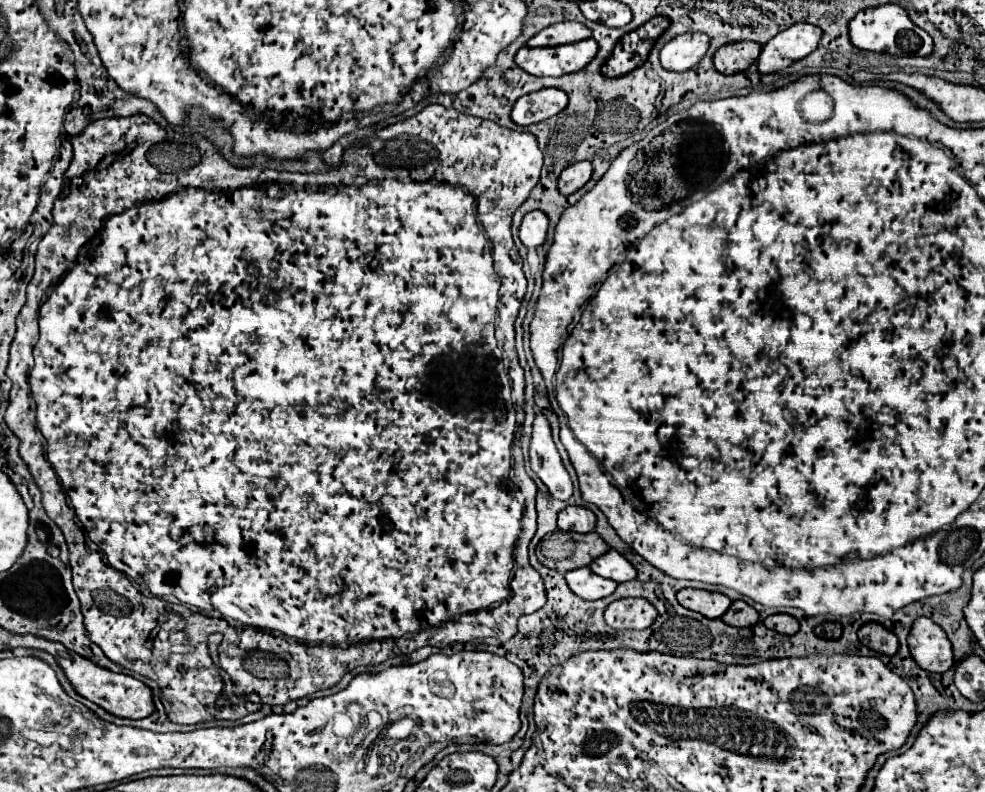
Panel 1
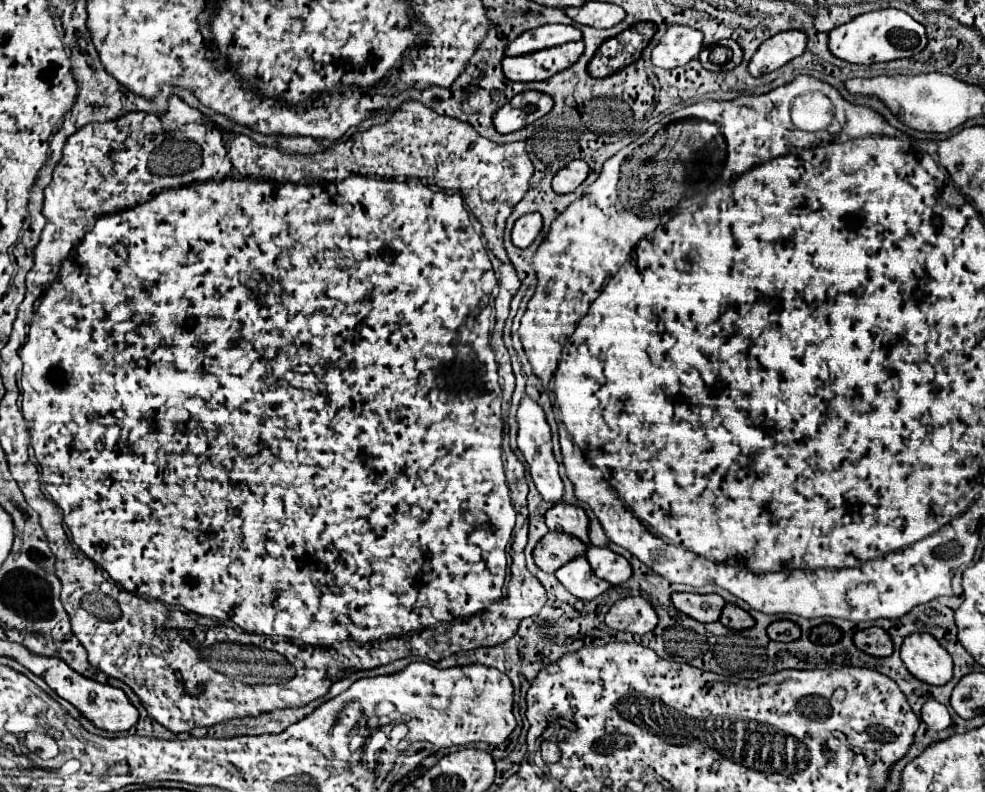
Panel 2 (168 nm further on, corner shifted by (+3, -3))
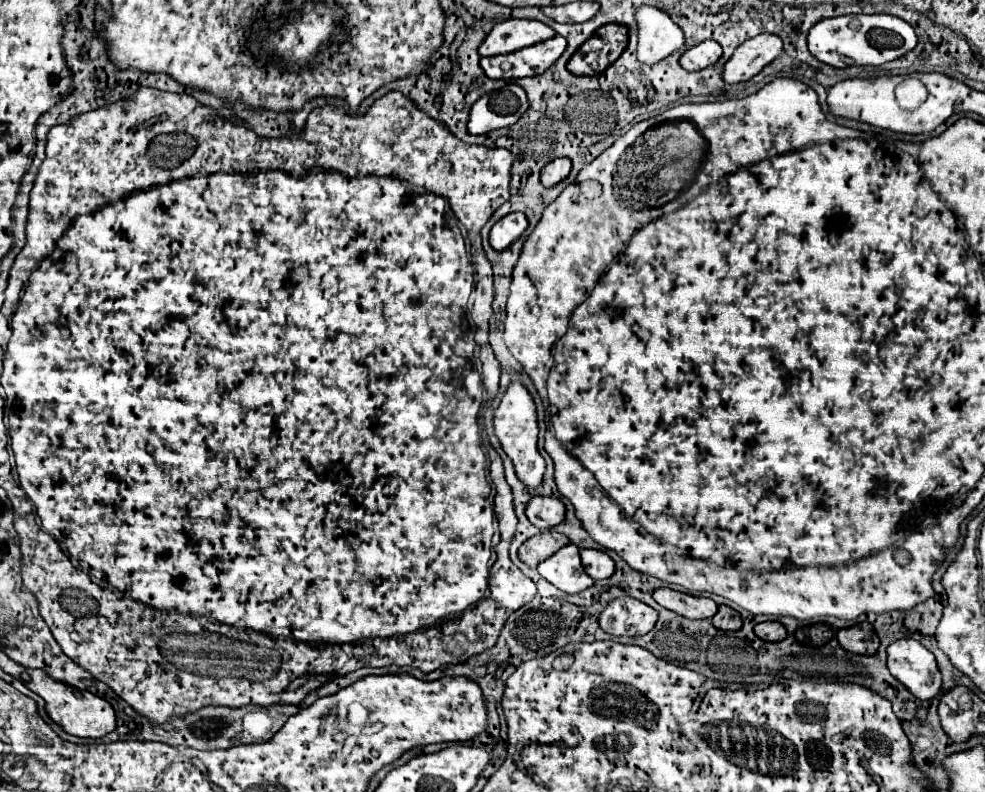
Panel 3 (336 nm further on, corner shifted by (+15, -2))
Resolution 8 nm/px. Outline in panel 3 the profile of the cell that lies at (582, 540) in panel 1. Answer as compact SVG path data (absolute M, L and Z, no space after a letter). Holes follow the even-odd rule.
M545 530L545 532L539 532L537 536L529 538L527 542L523 542L523 546L519 548L519 558L529 568L537 568L539 562L547 560L549 556L553 556L559 548L563 548L567 544L569 544L569 540L565 534L559 534L557 530Z

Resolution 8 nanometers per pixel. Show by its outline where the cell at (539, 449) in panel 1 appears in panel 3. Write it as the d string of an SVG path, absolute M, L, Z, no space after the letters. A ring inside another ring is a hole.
M511 382L501 398L501 404L493 412L493 426L495 426L495 436L499 438L501 448L505 454L511 458L515 466L515 474L521 482L527 486L539 486L543 482L543 472L545 472L545 460L541 458L537 450L537 412L535 412L535 402L527 388L519 382Z

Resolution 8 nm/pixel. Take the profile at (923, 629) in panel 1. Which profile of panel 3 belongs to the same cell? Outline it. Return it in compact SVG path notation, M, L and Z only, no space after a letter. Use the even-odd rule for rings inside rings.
M901 638L887 648L889 672L919 700L941 694L941 672L935 656L915 640Z

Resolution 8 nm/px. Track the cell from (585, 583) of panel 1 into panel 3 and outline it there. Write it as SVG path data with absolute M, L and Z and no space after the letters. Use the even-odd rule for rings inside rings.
M567 544L559 552L555 552L551 558L541 562L537 566L537 572L557 586L559 590L567 594L577 594L589 586L593 586L593 580L585 574L581 566L581 556L579 548L575 544Z

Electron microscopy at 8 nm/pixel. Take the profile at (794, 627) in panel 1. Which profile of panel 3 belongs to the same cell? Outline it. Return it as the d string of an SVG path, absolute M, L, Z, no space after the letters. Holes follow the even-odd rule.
M761 622L755 626L755 634L767 642L779 642L787 636L787 630L779 622Z

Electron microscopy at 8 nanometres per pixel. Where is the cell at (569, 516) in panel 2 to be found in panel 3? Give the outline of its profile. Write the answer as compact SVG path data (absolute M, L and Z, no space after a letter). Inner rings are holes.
M533 496L527 502L525 514L533 526L539 530L551 530L557 524L565 520L565 506L559 498L549 498L549 496Z

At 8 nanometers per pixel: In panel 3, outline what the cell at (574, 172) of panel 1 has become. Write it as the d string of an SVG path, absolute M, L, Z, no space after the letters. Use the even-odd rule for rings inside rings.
M555 158L553 162L549 162L543 170L541 170L541 182L543 186L551 188L555 184L559 184L561 180L565 180L571 172L571 160L569 158Z

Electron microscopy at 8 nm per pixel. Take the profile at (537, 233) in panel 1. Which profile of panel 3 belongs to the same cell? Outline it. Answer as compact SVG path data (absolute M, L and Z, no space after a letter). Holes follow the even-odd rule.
M509 212L501 218L489 232L489 244L493 250L505 250L513 240L517 240L527 228L527 218L523 212Z

